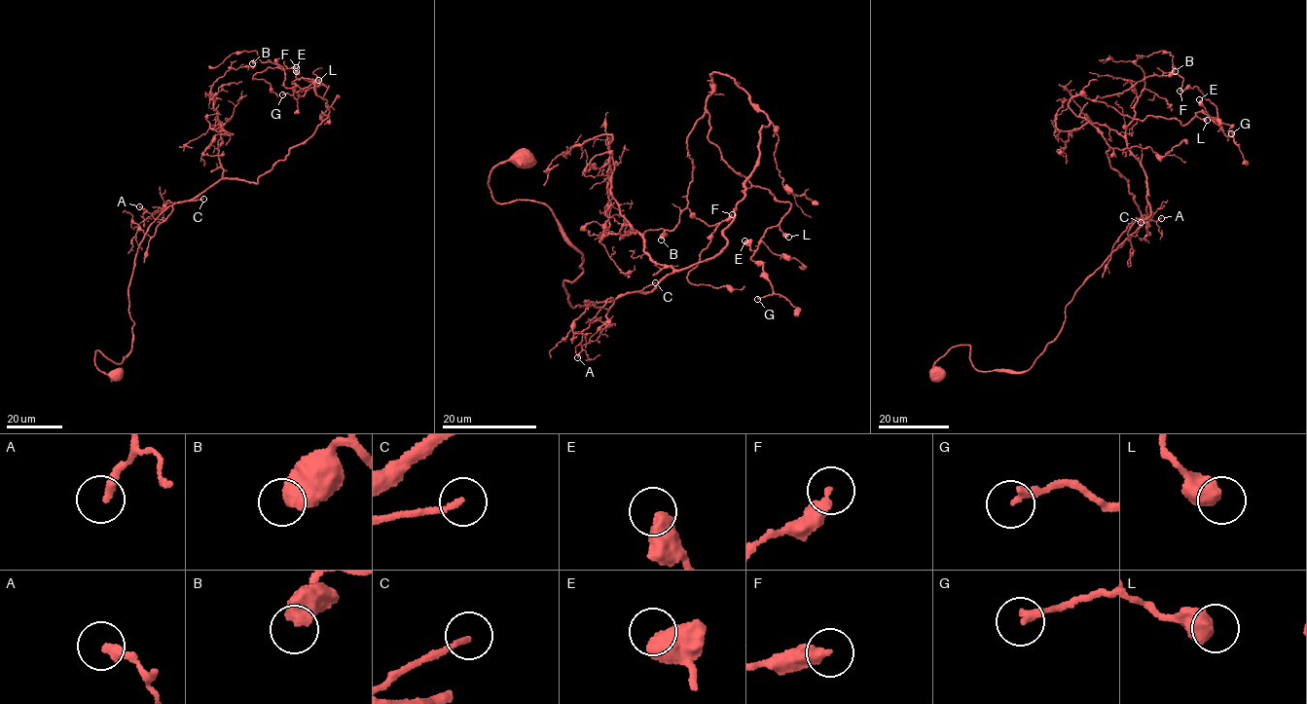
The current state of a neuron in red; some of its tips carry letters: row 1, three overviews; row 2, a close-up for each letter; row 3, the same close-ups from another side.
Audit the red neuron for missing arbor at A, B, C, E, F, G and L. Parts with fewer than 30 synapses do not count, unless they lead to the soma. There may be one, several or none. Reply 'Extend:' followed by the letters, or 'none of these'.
Extend: none of these

